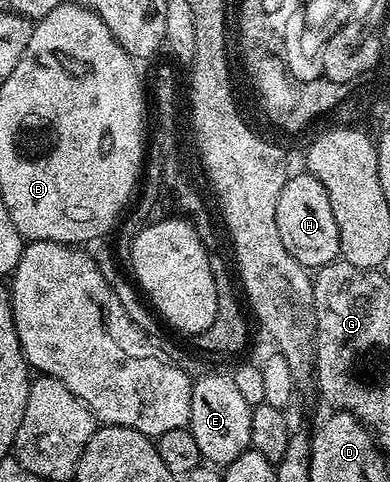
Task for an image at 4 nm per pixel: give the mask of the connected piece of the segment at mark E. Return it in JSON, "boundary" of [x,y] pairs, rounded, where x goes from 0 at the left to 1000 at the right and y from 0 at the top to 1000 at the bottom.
{"boundary":[[[590,776],[521,778],[503,784],[490,799],[490,873],[485,890],[495,898],[495,915],[505,915],[513,946],[533,963],[579,965],[618,948],[618,940],[638,934],[638,873],[644,842],[628,834],[608,799],[597,799]]]}

